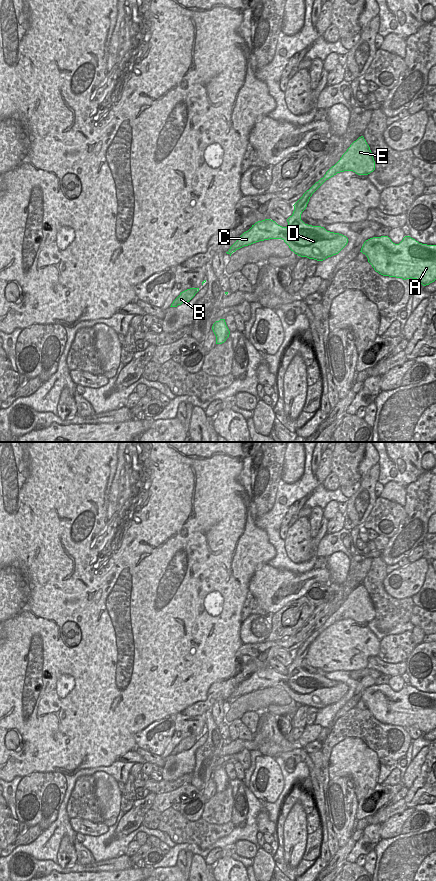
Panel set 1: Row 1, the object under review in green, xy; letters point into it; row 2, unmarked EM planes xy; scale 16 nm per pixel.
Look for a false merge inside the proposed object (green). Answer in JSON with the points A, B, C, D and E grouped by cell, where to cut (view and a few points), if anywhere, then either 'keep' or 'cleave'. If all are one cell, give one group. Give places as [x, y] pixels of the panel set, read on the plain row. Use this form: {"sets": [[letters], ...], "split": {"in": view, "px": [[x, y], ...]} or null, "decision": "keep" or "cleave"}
{"sets": [["A", "B", "C", "D", "E"]], "split": null, "decision": "keep"}

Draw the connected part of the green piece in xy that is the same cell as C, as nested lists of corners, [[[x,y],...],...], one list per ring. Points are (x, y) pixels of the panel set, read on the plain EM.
[[[361,584],[350,593],[324,625],[293,653],[294,659],[287,667],[287,675],[282,675],[271,667],[258,669],[244,680],[226,701],[231,704],[236,698],[253,691],[269,687],[282,687],[291,699],[301,705],[323,709],[338,702],[347,693],[348,686],[342,682],[327,679],[321,674],[305,672],[301,668],[301,662],[306,657],[312,642],[337,621],[353,619],[358,623],[368,623],[374,618],[373,602],[366,588]]]

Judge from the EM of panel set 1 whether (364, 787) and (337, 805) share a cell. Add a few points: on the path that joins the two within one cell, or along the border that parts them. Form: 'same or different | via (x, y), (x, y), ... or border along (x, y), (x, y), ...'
different | border along (337, 778), (352, 779), (353, 791), (358, 800)

